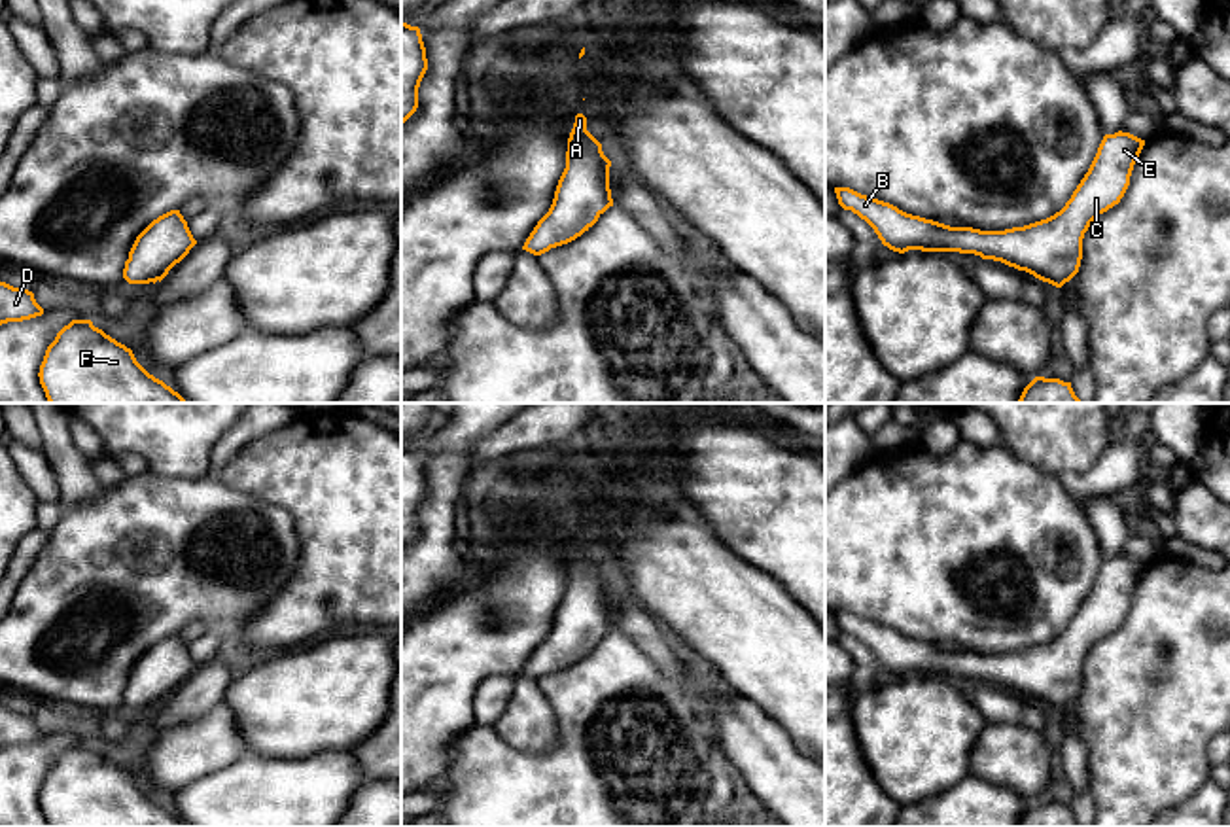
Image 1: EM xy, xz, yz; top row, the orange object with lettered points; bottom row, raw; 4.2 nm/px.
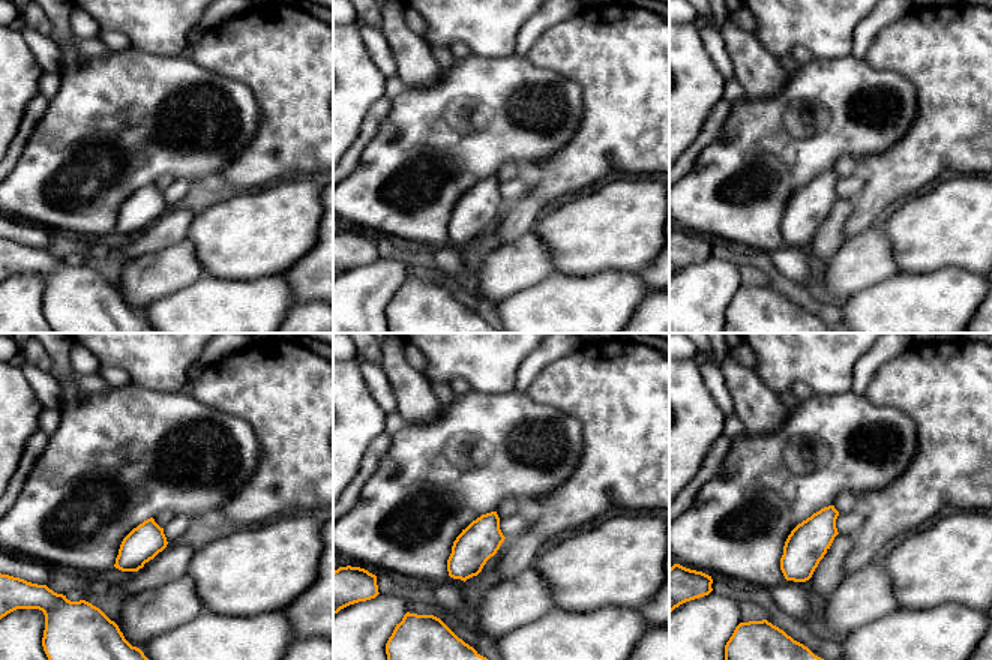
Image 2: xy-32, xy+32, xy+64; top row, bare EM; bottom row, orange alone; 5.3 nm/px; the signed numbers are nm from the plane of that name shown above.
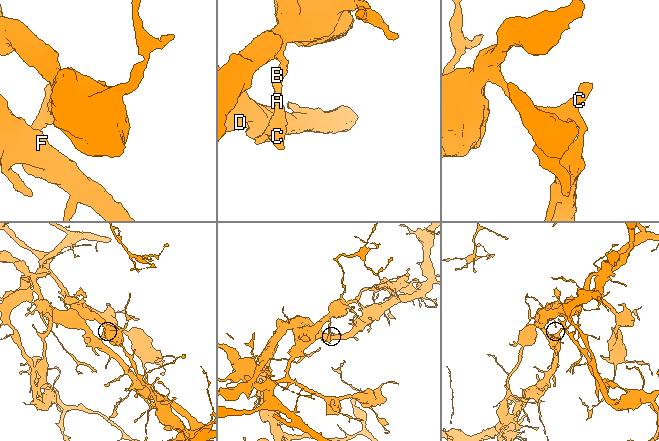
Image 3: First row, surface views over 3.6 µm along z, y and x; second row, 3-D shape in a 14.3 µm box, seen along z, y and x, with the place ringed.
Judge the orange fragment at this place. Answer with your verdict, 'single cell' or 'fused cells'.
fused cells

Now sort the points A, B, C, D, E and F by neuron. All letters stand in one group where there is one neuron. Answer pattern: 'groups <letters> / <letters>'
groups A B C E / D F

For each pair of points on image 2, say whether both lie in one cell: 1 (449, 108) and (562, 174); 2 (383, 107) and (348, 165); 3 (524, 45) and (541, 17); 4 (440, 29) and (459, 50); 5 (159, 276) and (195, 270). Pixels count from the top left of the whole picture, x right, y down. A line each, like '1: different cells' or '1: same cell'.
1: different cells
2: same cell
3: same cell
4: different cells
5: same cell

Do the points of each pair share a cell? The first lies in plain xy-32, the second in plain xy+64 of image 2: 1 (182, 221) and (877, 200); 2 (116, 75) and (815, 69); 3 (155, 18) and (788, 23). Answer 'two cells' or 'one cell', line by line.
1: one cell
2: one cell
3: one cell

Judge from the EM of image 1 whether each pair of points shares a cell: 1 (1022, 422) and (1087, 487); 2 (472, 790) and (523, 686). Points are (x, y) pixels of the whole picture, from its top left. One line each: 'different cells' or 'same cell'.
1: different cells
2: different cells

